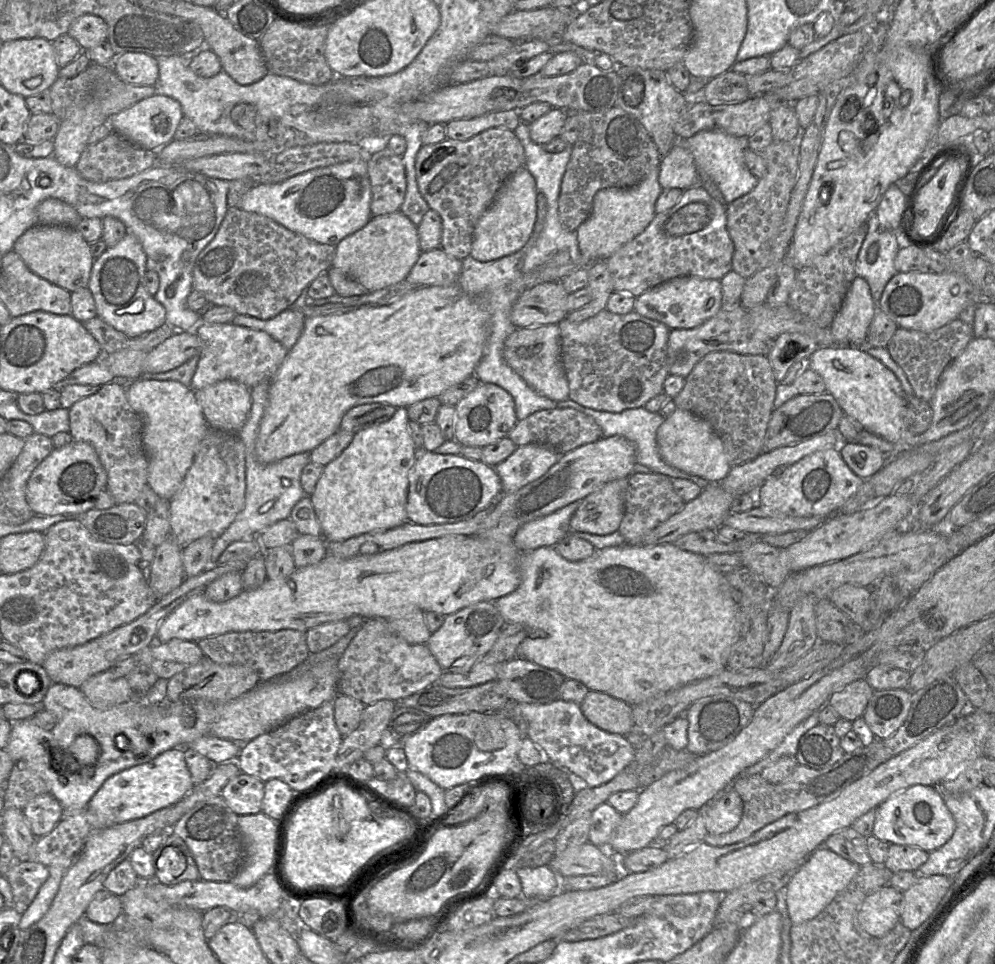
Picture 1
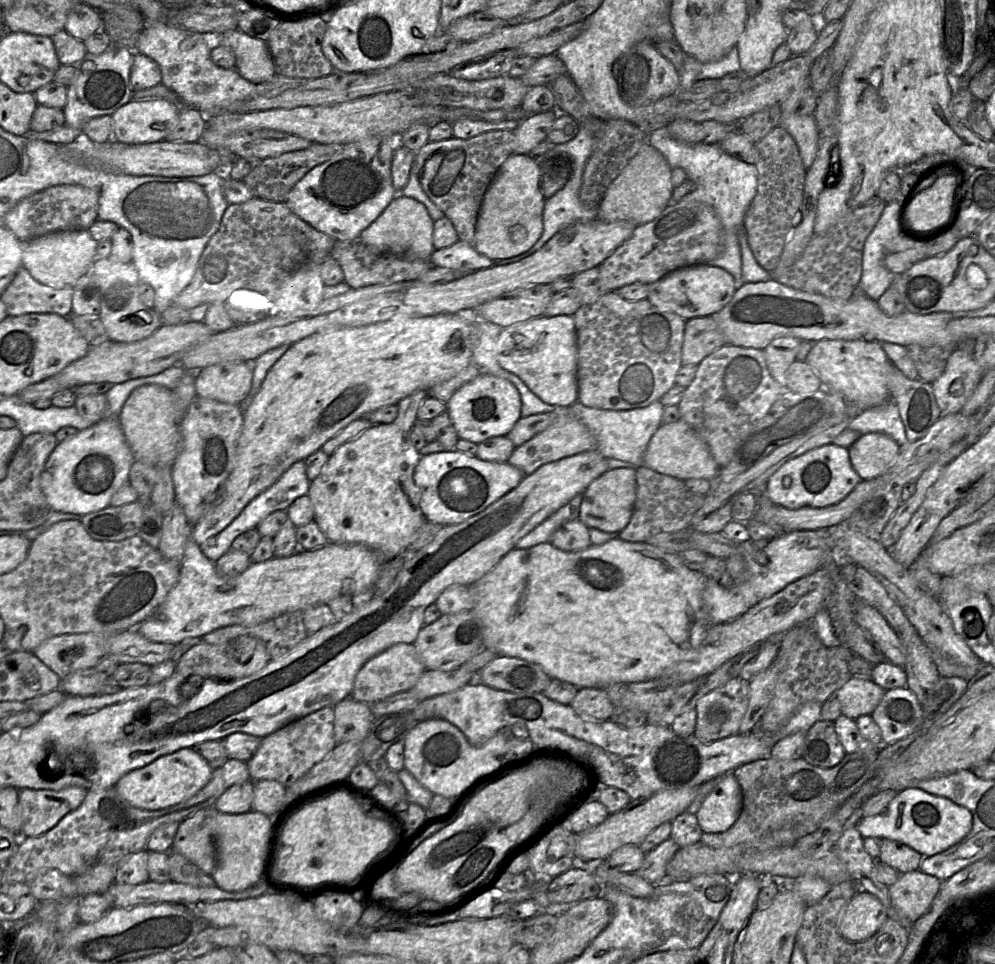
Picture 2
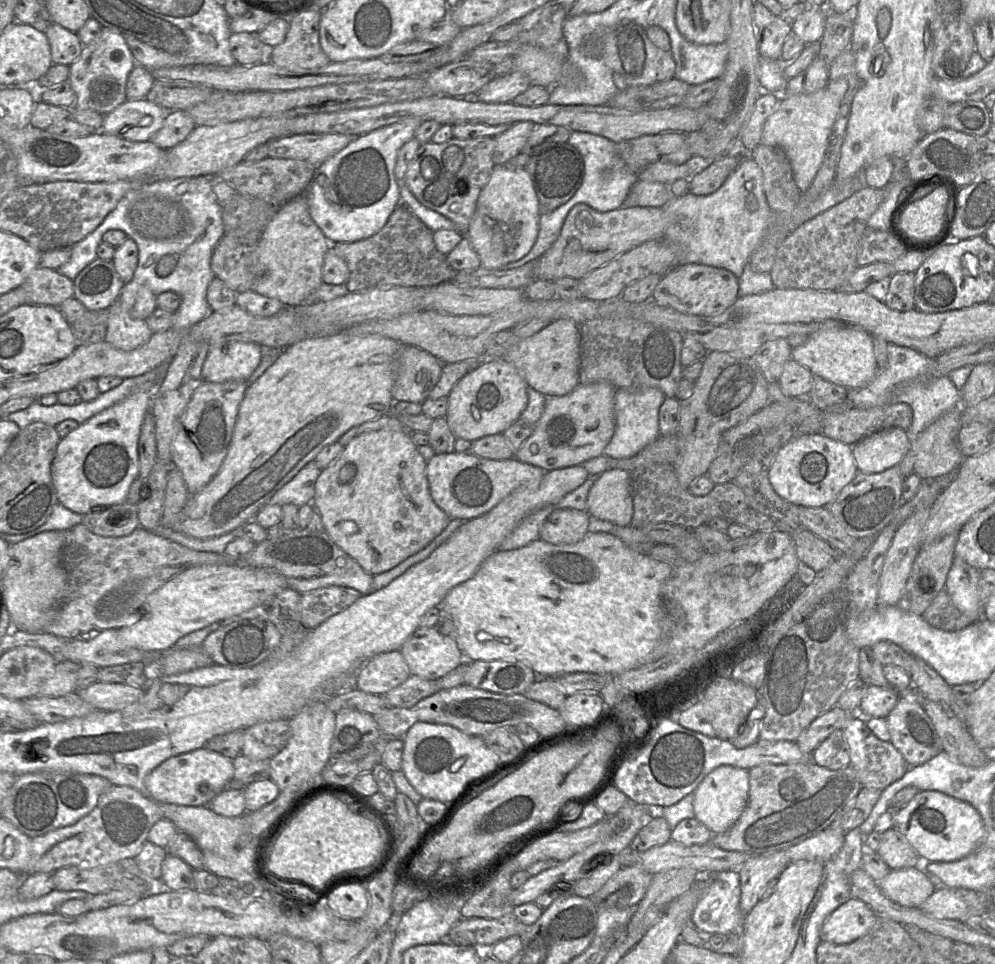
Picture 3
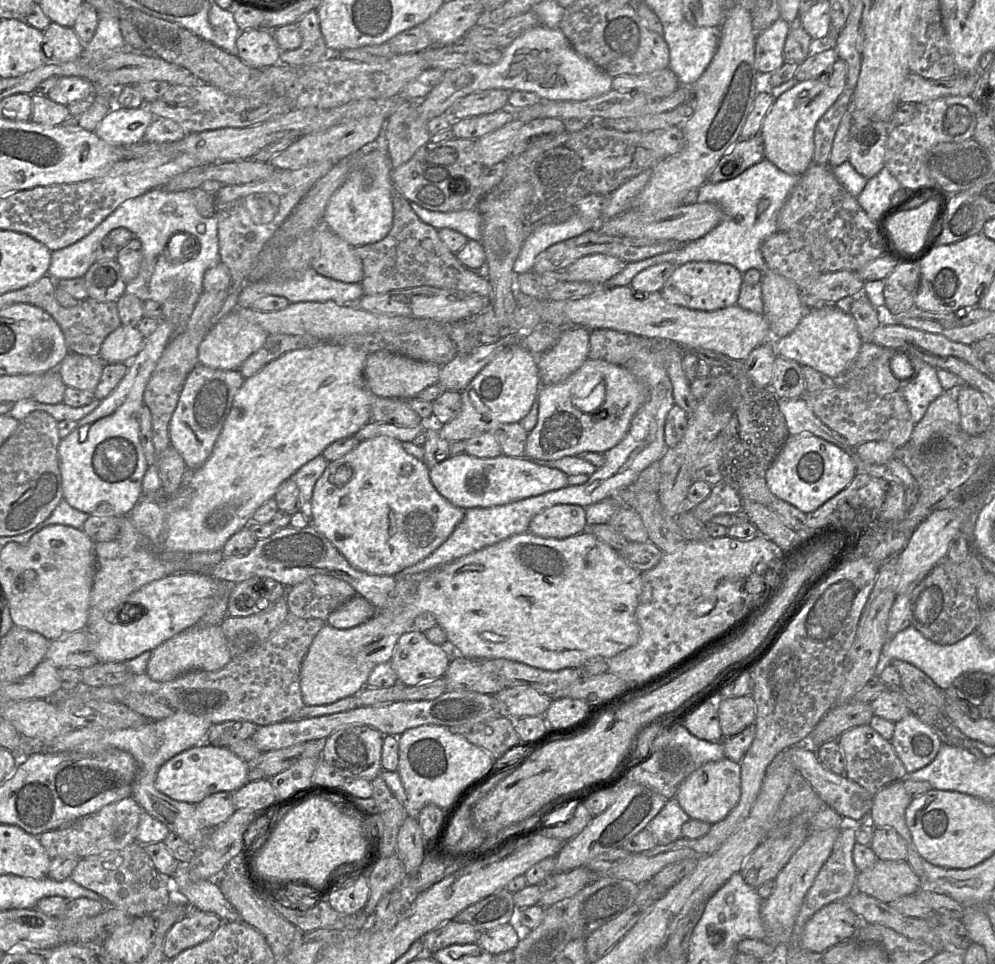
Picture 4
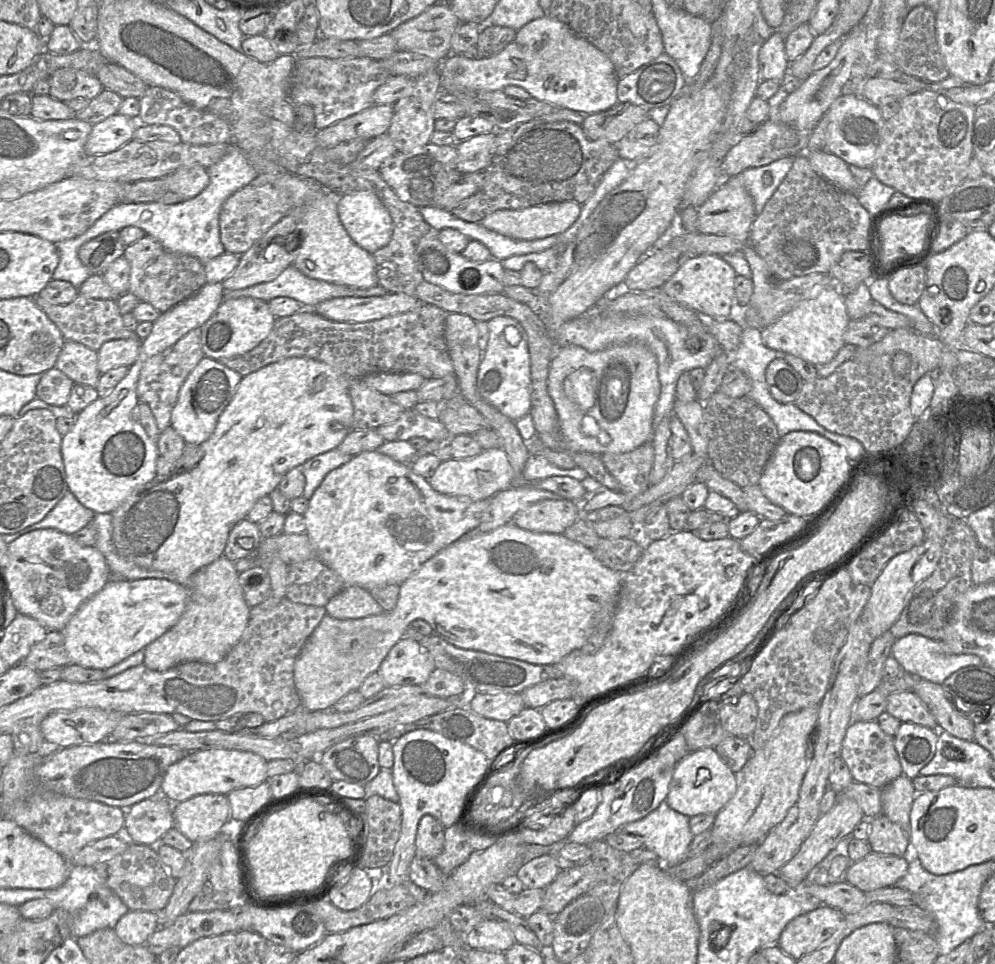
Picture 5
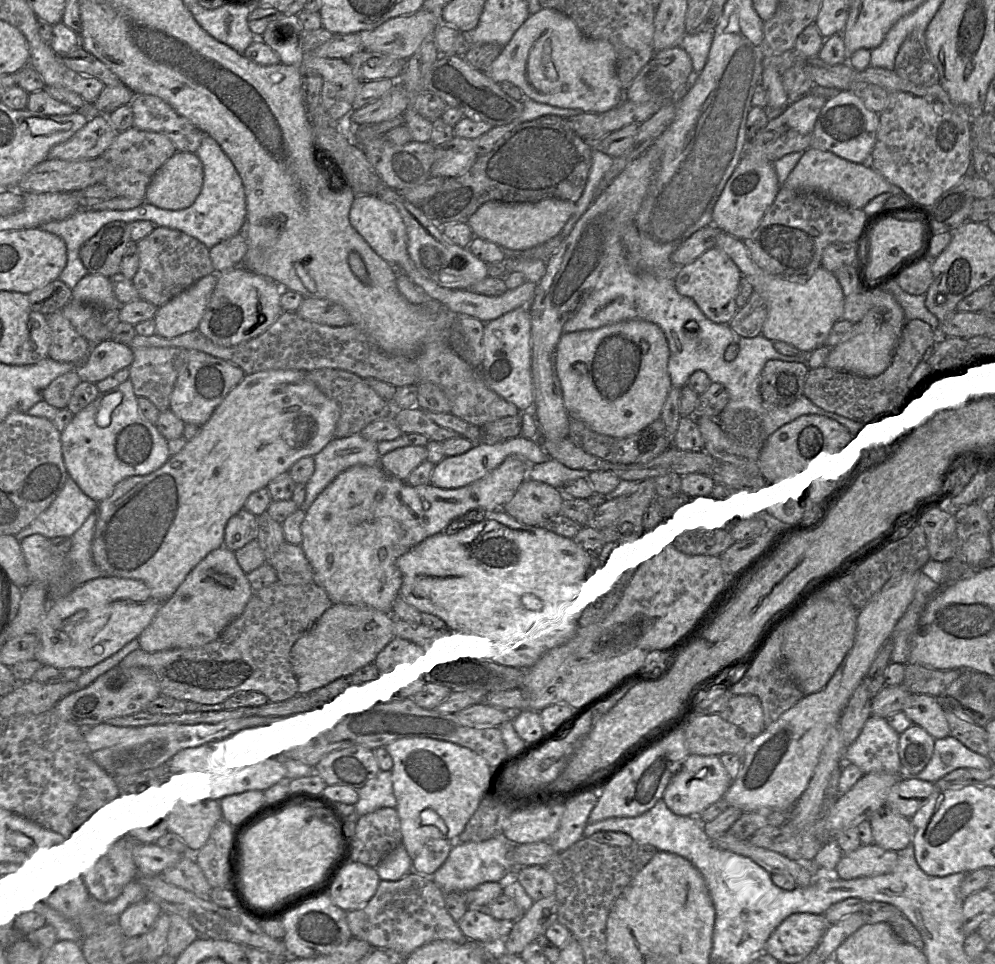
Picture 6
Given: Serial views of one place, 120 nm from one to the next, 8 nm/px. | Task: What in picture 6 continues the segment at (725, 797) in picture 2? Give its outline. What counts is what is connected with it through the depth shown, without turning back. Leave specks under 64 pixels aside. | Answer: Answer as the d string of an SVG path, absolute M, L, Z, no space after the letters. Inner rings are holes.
M689 754L669 781L663 800L676 815L698 817L711 804L724 797L732 782L719 756Z

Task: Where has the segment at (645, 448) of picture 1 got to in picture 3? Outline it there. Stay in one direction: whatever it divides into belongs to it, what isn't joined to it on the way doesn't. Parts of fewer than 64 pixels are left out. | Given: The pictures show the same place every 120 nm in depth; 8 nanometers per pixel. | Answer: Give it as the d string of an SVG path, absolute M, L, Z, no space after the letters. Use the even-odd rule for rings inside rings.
M653 387L638 390L617 389L614 399L615 431L603 455L614 459L635 456L659 436L659 409L667 397Z

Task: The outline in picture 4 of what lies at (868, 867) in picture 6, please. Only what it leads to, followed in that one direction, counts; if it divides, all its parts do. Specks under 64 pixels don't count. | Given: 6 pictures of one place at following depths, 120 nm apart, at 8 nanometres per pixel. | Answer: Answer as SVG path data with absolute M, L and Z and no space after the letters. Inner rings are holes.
M878 860L867 870L859 871L856 890L882 902L890 903L921 890L921 880L907 861Z

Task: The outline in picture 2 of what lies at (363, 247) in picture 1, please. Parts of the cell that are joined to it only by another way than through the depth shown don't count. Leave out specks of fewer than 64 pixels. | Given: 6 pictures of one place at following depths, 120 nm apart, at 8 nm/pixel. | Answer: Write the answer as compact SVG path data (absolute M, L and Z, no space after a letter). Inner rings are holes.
M397 194L384 211L364 229L358 240L378 254L394 254L406 259L427 260L434 252L432 244L434 221L420 202Z

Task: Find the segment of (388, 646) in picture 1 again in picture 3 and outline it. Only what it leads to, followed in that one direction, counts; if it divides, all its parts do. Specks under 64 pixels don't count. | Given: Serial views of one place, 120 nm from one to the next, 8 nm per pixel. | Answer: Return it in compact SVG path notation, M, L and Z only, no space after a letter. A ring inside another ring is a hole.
M399 650L377 655L363 665L356 678L355 689L384 696L411 676Z

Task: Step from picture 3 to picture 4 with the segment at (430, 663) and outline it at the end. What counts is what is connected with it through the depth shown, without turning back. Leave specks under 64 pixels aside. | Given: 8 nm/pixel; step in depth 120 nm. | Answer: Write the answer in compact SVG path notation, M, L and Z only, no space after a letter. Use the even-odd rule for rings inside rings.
M412 628L398 639L389 662L399 683L417 686L446 673L453 657L451 651L429 642L422 632Z

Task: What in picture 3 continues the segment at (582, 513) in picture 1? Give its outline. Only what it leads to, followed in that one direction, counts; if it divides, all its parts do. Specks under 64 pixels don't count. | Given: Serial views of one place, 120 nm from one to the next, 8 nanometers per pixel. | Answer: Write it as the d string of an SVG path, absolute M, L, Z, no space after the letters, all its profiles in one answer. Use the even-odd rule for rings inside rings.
M609 458L611 468L595 477L587 497L589 515L607 520L615 526L629 526L633 517L631 472L615 468L614 458Z

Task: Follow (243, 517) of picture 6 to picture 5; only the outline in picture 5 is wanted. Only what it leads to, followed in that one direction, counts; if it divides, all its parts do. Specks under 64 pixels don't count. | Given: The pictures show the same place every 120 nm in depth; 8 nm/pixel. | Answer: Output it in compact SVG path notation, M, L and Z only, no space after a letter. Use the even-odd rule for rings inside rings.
M244 518L229 532L224 556L232 562L253 556L261 538L257 524Z

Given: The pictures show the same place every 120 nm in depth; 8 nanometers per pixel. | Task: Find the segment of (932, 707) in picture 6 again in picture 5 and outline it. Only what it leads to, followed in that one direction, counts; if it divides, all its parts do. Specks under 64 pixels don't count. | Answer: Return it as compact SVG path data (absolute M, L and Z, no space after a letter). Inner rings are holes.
M912 691L887 695L886 712L902 722L912 722L928 728L938 729L935 716L921 698Z

